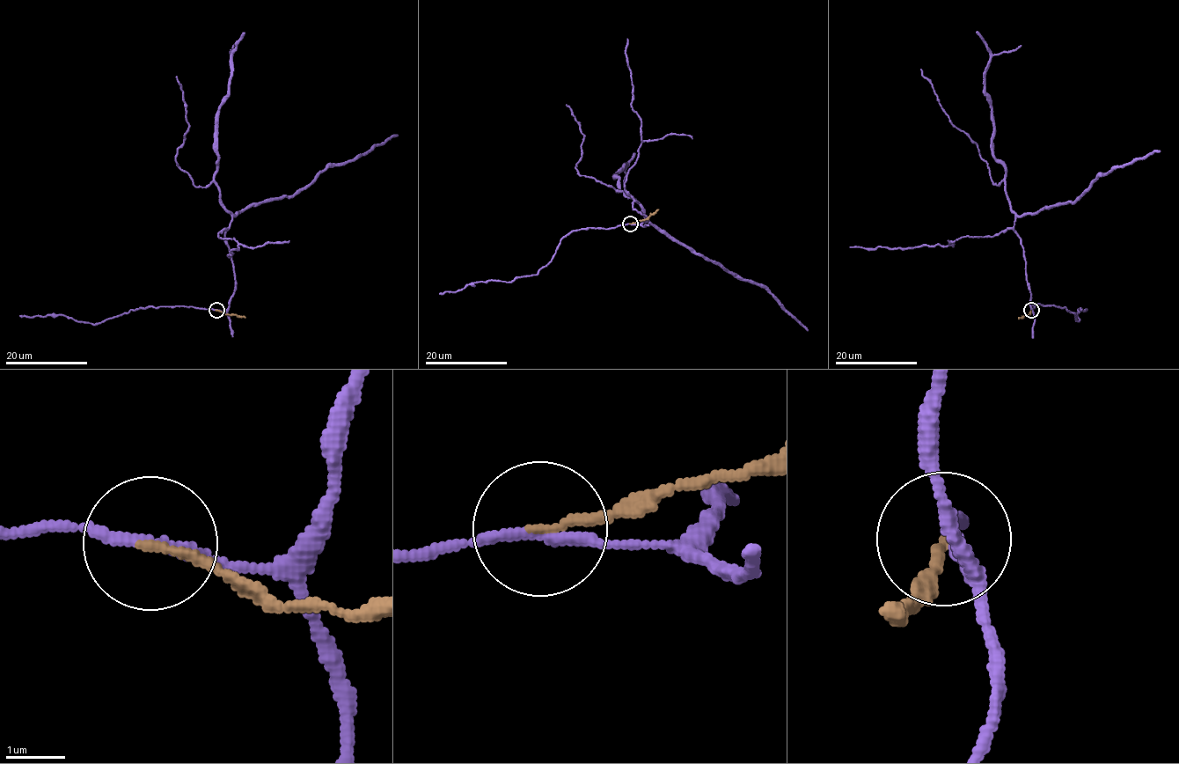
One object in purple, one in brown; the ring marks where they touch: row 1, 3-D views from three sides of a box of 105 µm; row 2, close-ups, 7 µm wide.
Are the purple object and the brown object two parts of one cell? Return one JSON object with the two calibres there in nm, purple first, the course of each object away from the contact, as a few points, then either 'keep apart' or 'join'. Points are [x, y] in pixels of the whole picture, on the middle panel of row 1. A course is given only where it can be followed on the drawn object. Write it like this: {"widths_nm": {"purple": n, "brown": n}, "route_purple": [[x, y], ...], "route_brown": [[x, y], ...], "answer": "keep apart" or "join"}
{"widths_nm": {"purple": 180, "brown": 140}, "route_purple": [[630, 223], [647, 220], [633, 208], [637, 201], [653, 224], [735, 277], [761, 284], [808, 330]], "route_brown": [[630, 223], [647, 219], [658, 209]], "answer": "keep apart"}

